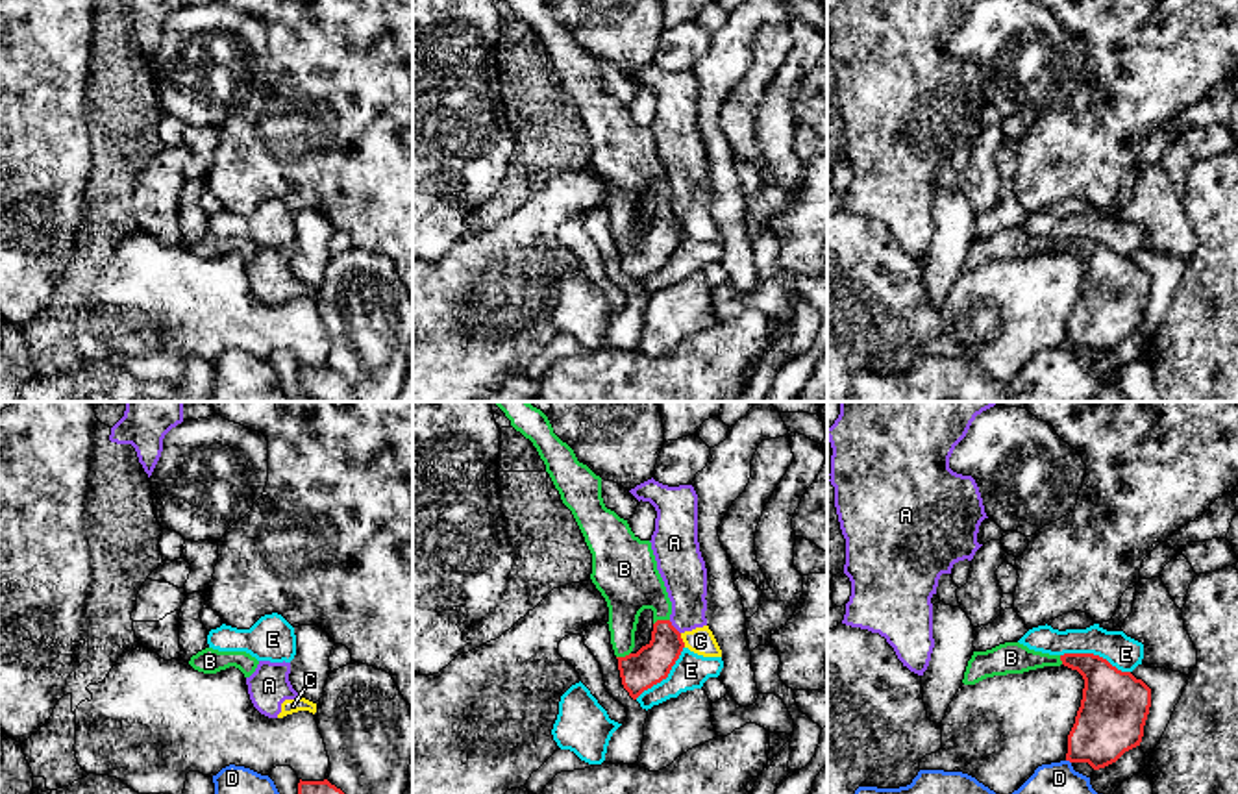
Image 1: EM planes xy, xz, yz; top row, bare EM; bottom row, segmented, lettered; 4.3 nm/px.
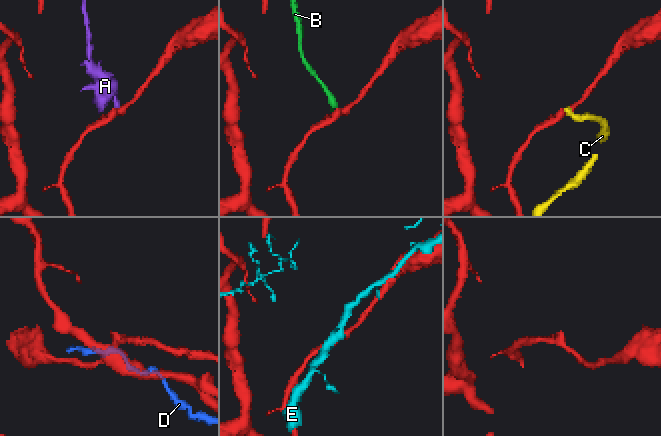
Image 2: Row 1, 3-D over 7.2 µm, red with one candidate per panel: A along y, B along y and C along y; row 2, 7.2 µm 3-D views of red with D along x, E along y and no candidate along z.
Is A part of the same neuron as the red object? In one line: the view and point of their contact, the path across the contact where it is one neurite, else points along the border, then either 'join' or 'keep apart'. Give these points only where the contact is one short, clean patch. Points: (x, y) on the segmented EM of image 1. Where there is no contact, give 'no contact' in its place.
meets red in xz at (674, 628); border along xz (668, 620), (680, 633); keep apart

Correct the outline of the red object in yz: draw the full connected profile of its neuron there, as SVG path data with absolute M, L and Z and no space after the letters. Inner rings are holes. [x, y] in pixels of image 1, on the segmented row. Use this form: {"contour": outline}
{"contour": "M1005 642L986 651L973 651L962 683L975 685L994 676L1060 664L1077 670L1084 679L1081 707L1068 735L1066 761L1088 763L1099 770L1140 746L1151 707L1151 689L1099 655L1049 655L1020 642Z"}

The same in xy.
{"contour": "M302 781L298 783L298 794L344 794L340 788L324 781Z"}

